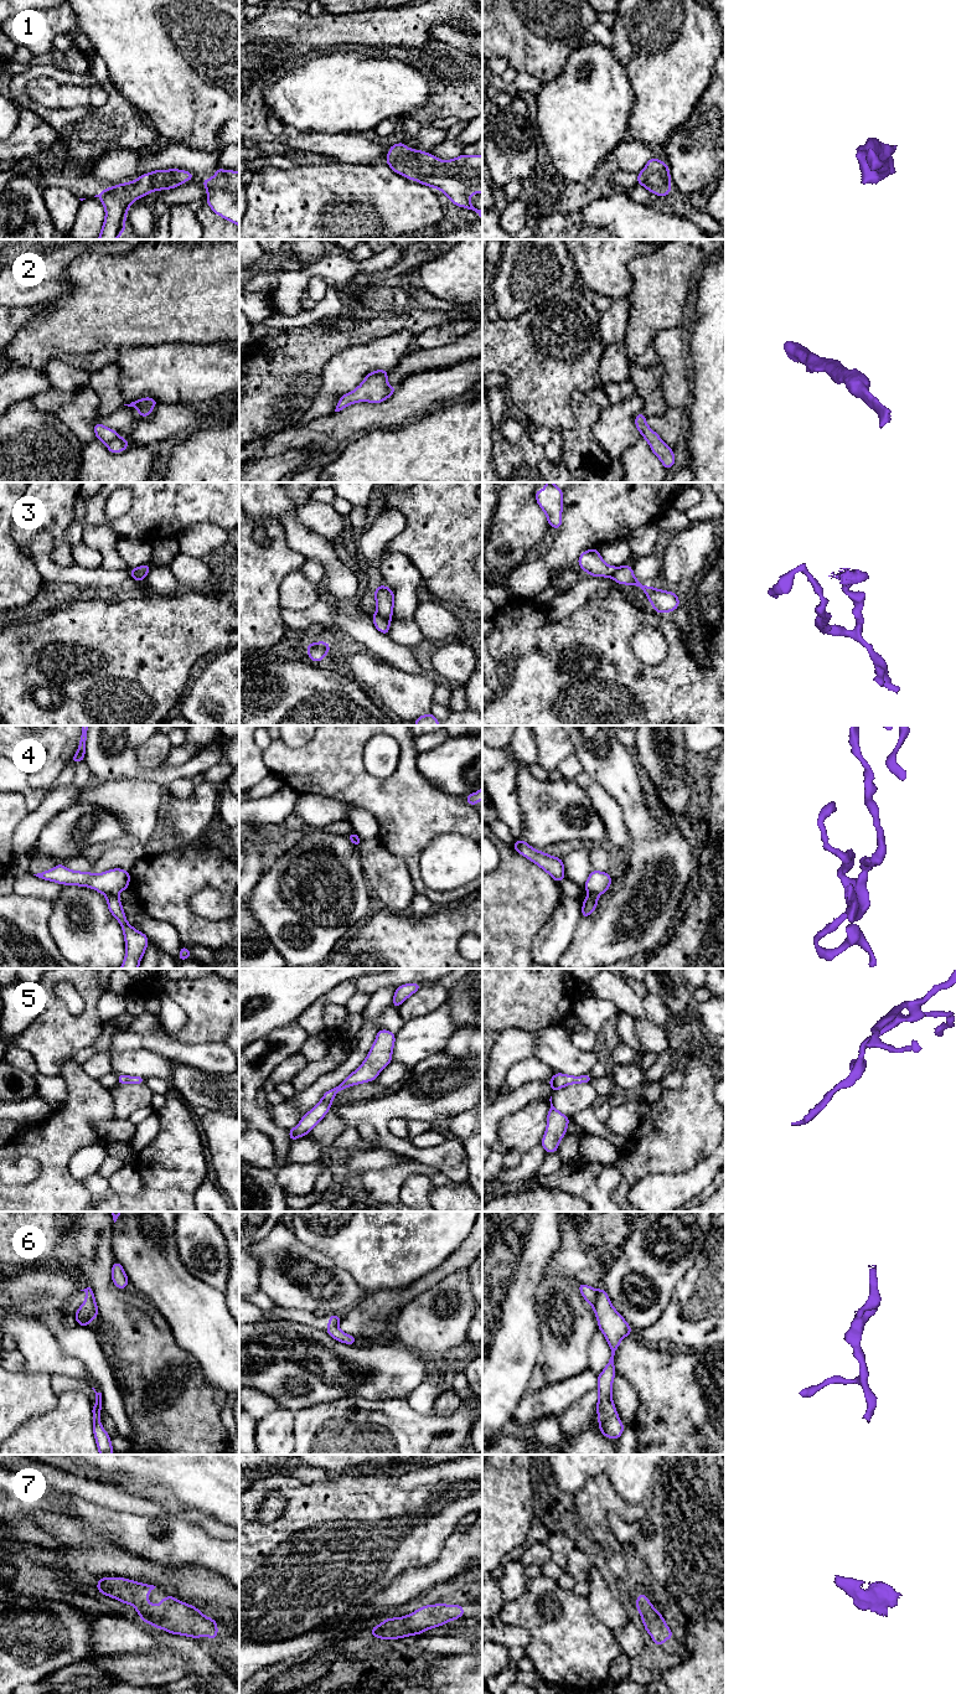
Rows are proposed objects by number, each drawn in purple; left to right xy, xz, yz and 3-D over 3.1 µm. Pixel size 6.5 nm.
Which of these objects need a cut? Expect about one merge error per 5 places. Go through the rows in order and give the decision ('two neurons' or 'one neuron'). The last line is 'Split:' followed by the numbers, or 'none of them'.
1: one neuron
2: one neuron
3: two neurons
4: two neurons
5: one neuron
6: one neuron
7: one neuron
Split: 3, 4

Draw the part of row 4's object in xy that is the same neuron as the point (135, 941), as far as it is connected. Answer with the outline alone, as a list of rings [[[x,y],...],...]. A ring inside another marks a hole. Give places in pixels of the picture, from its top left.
[[[118,895],[107,897],[108,909],[120,923],[125,939],[125,959],[120,969],[139,969],[139,962],[148,947],[149,939],[145,934],[135,930],[125,918],[122,902]]]

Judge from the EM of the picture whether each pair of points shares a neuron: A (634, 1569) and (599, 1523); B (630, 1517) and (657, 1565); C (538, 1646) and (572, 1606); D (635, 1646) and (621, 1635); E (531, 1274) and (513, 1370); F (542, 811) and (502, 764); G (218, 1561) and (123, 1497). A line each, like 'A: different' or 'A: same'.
A: different
B: different
C: same
D: same
E: same
F: different
G: different

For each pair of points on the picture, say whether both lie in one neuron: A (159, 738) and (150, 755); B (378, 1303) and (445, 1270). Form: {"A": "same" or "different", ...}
{"A": "same", "B": "same"}

